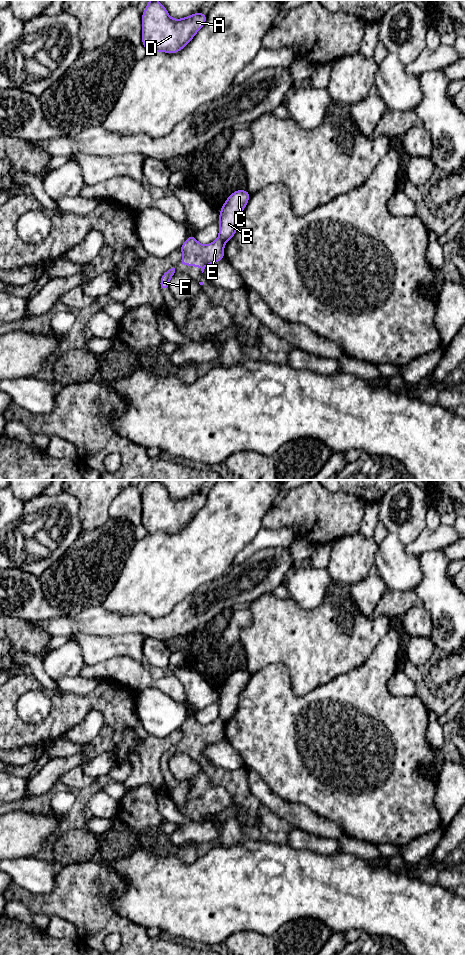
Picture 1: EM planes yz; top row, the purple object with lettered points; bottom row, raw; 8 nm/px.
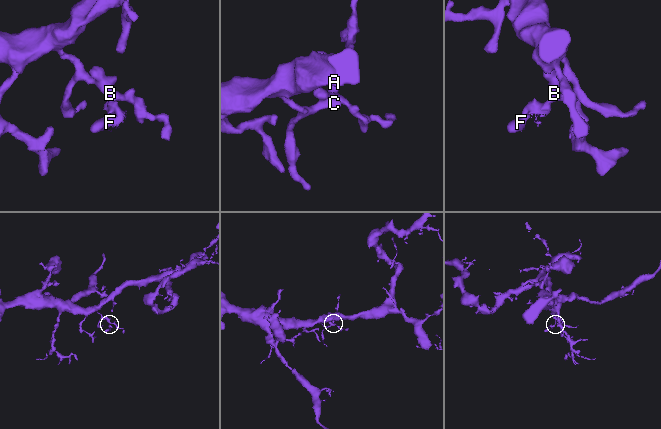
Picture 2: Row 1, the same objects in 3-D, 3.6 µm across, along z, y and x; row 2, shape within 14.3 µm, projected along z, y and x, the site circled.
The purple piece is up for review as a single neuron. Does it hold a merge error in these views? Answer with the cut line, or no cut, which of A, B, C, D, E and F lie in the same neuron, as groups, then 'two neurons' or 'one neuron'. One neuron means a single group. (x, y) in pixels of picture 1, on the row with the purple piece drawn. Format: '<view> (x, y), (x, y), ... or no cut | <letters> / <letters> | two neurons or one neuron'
yz (218, 237), (224, 243) | A B C D / E F | two neurons

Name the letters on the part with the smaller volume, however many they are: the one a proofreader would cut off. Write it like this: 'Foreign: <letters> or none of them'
Foreign: E, F

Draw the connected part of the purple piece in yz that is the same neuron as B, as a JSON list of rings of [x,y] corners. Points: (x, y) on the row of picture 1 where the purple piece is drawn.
[[[236,190],[227,198],[221,206],[219,214],[219,238],[228,242],[236,233],[238,228],[239,216],[245,209],[250,193],[247,190]]]

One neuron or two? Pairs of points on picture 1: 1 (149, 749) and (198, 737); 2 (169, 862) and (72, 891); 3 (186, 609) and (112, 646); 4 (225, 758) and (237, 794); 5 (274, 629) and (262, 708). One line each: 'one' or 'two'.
1: two
2: two
3: two
4: two
5: two

